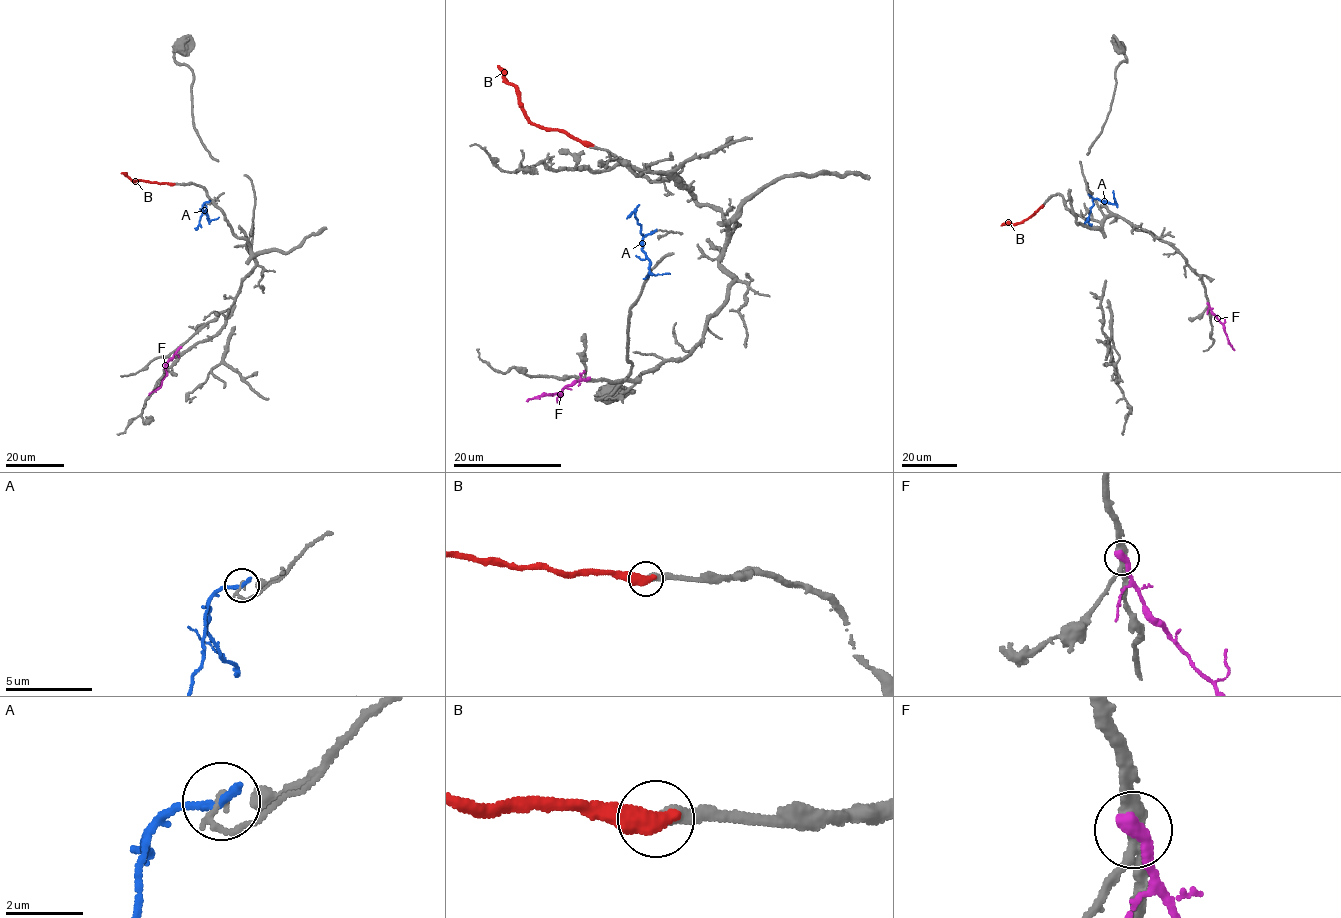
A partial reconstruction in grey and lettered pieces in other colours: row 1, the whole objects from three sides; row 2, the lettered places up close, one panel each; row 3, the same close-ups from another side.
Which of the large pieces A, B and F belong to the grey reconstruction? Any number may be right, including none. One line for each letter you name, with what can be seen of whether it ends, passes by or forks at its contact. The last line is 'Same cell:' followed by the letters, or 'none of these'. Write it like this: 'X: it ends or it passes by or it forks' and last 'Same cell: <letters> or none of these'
B: it ends
Same cell: B

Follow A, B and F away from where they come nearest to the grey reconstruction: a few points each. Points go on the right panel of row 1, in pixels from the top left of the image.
A: (1090, 195), (1114, 203), (1113, 191)
B: (1043, 206), (1021, 222), (1001, 225)
F: (1208, 304), (1223, 324), (1234, 350)

